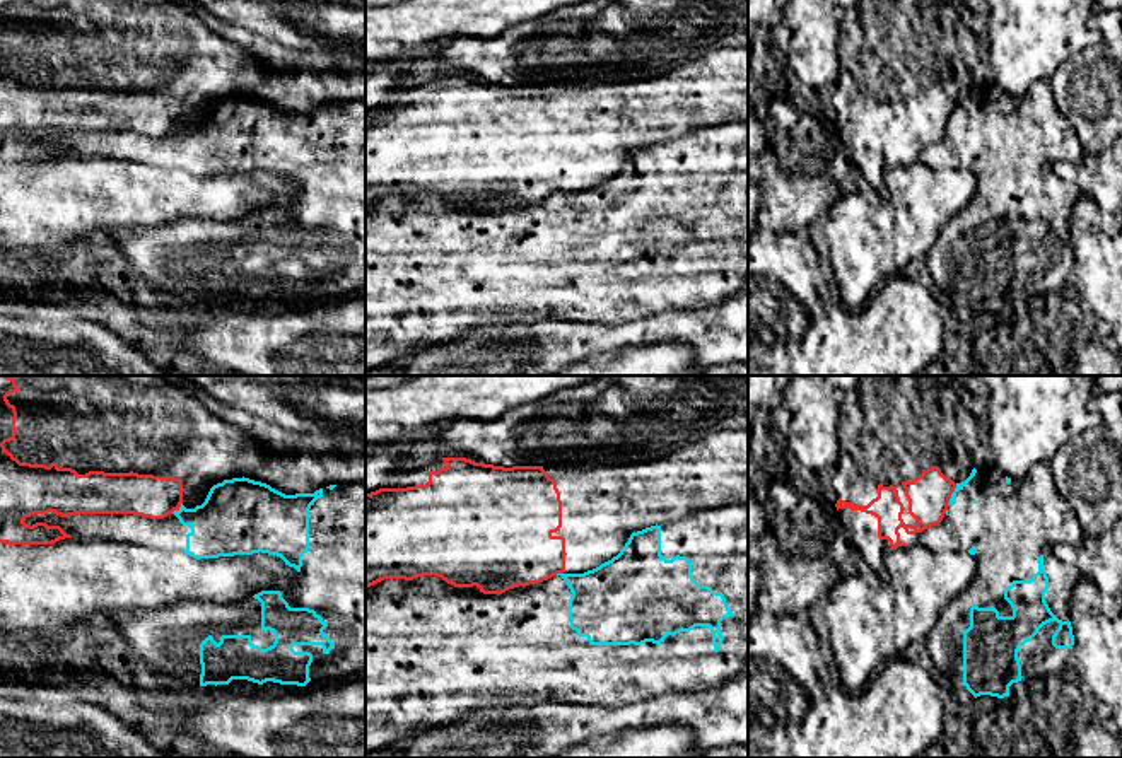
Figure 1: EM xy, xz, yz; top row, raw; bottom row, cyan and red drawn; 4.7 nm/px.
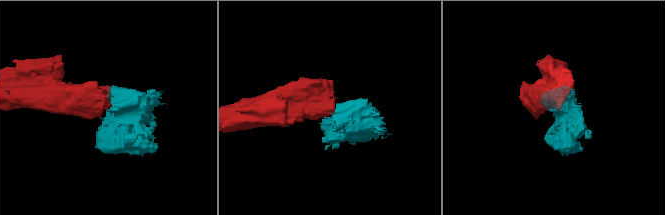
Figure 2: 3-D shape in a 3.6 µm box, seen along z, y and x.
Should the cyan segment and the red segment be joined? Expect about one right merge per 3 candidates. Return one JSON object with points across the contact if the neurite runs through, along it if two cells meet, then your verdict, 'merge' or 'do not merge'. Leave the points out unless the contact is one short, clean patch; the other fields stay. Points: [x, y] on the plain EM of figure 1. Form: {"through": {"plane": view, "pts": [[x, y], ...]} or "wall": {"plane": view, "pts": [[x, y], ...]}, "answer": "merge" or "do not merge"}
{"wall": {"plane": "yz", "pts": [[957, 101], [946, 122]]}, "answer": "do not merge"}

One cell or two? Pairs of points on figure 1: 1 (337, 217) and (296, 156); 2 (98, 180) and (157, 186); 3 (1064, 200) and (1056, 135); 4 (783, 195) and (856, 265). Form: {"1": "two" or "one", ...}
{"1": "one", "2": "one", "3": "one", "4": "two"}

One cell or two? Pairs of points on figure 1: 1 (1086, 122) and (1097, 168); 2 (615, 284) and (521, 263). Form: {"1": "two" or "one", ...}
{"1": "two", "2": "one"}

